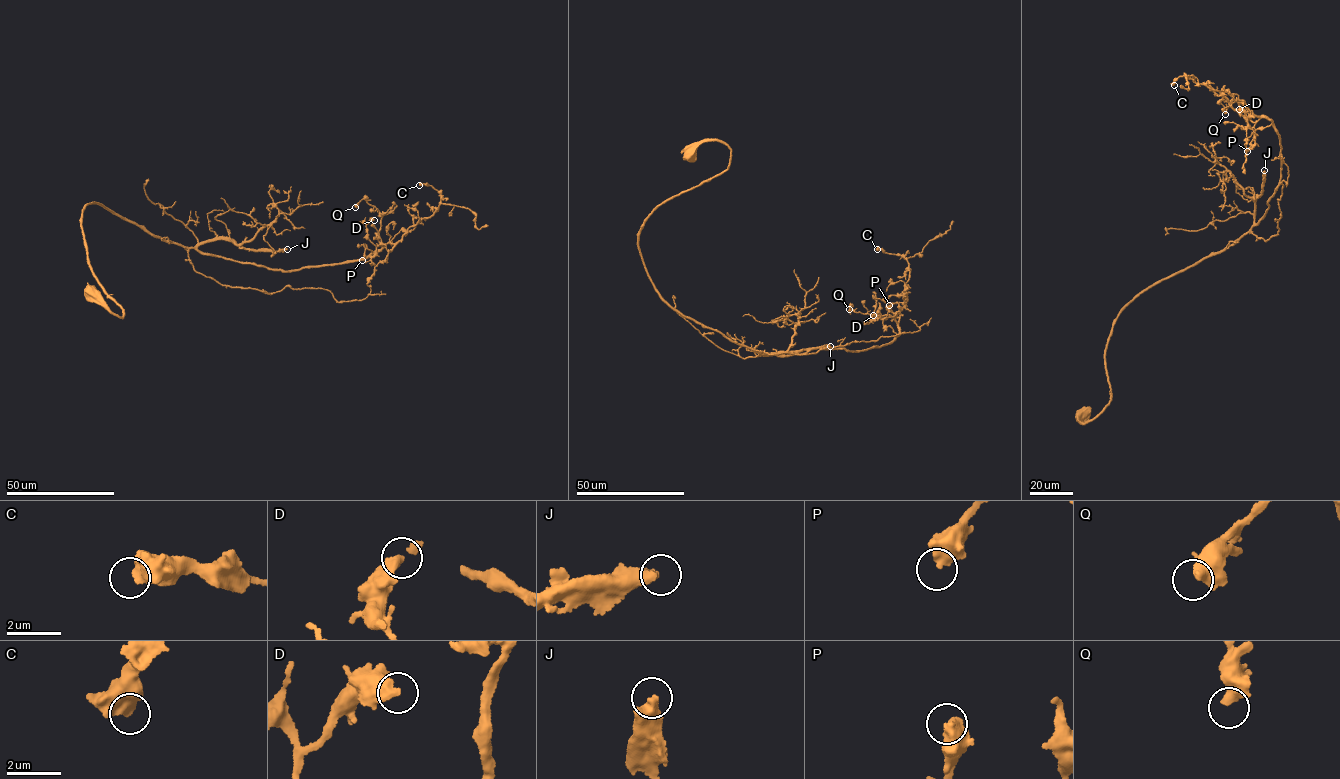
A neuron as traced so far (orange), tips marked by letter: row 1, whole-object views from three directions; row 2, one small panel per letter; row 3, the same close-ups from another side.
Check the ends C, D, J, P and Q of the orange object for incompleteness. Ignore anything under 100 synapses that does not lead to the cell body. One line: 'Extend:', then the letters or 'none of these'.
Extend: J

